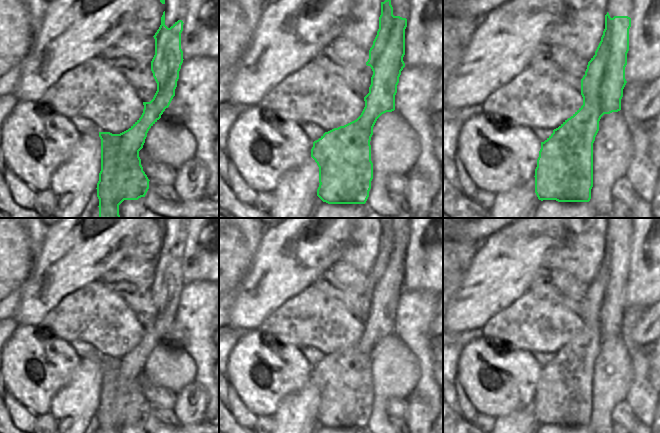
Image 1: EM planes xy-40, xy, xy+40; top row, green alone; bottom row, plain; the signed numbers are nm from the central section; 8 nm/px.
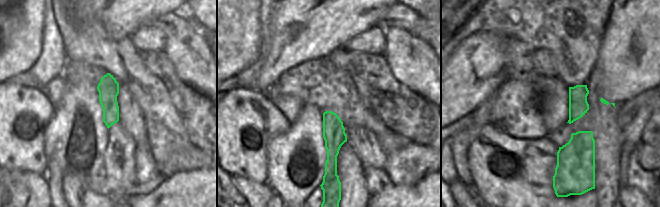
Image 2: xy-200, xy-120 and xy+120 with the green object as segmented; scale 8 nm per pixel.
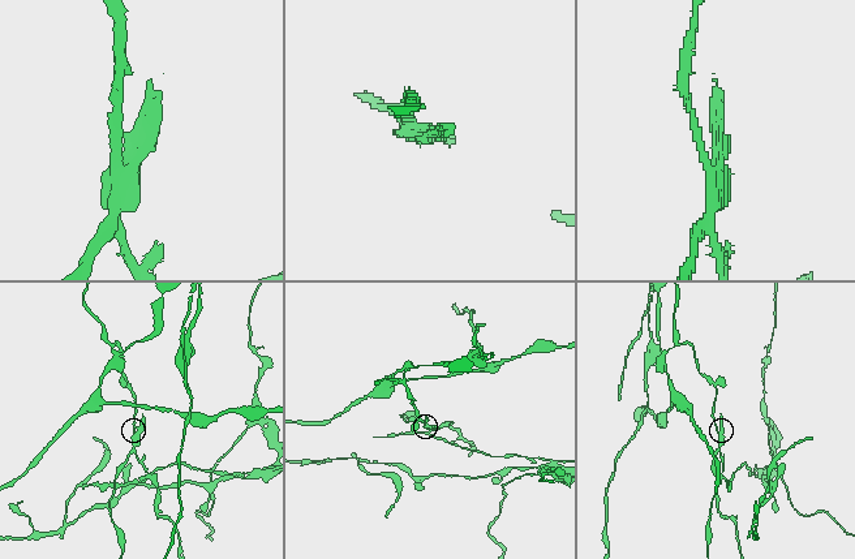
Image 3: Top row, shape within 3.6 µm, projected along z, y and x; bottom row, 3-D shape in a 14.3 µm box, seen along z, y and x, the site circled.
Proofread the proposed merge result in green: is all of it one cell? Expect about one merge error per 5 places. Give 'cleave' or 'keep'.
cleave

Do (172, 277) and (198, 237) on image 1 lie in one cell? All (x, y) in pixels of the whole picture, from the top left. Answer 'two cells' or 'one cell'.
two cells

